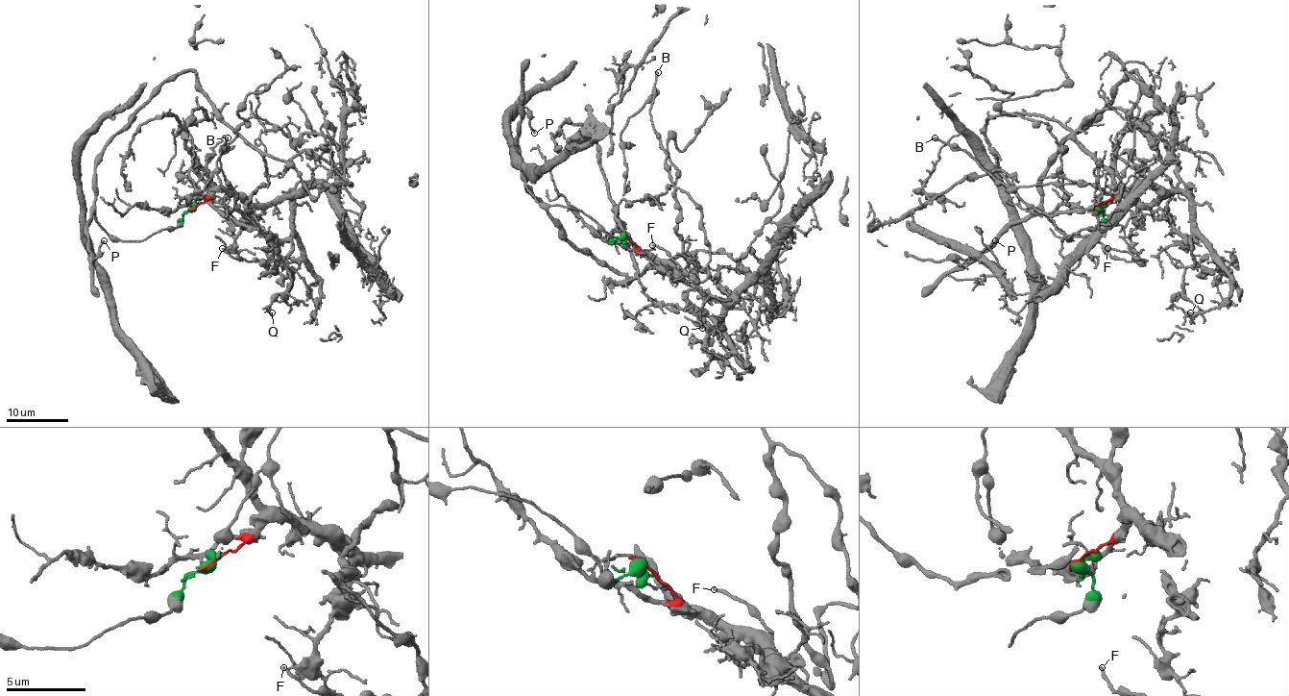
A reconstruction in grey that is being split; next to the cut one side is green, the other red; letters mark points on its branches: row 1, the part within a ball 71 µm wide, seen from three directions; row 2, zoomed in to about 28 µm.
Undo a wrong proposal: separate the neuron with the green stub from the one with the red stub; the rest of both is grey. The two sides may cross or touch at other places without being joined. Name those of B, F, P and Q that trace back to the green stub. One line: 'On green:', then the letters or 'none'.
On green: B, F, P

